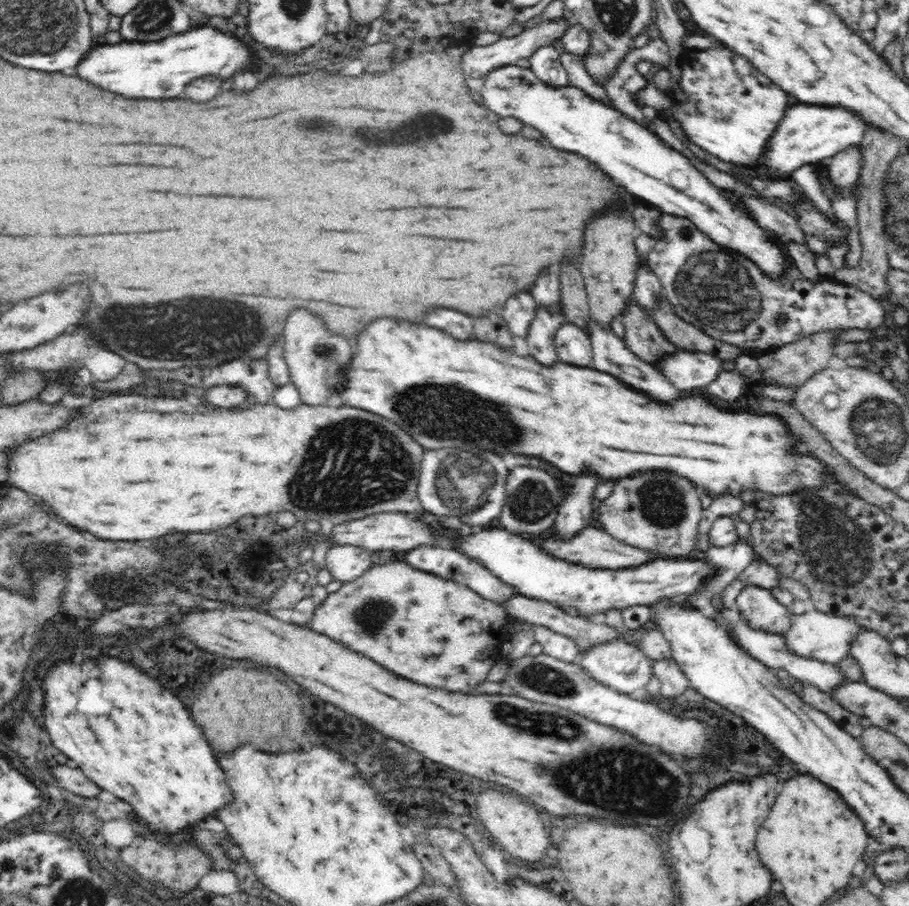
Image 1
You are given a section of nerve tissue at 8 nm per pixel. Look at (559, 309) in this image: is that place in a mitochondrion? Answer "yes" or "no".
no

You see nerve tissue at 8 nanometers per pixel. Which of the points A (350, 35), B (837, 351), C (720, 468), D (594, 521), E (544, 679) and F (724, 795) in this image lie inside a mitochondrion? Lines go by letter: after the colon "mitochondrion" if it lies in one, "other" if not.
A: other
B: other
C: other
D: other
E: mitochondrion
F: other

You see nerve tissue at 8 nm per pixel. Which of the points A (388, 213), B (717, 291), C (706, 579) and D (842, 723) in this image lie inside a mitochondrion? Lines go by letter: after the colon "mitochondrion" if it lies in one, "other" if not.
A: other
B: mitochondrion
C: other
D: other

